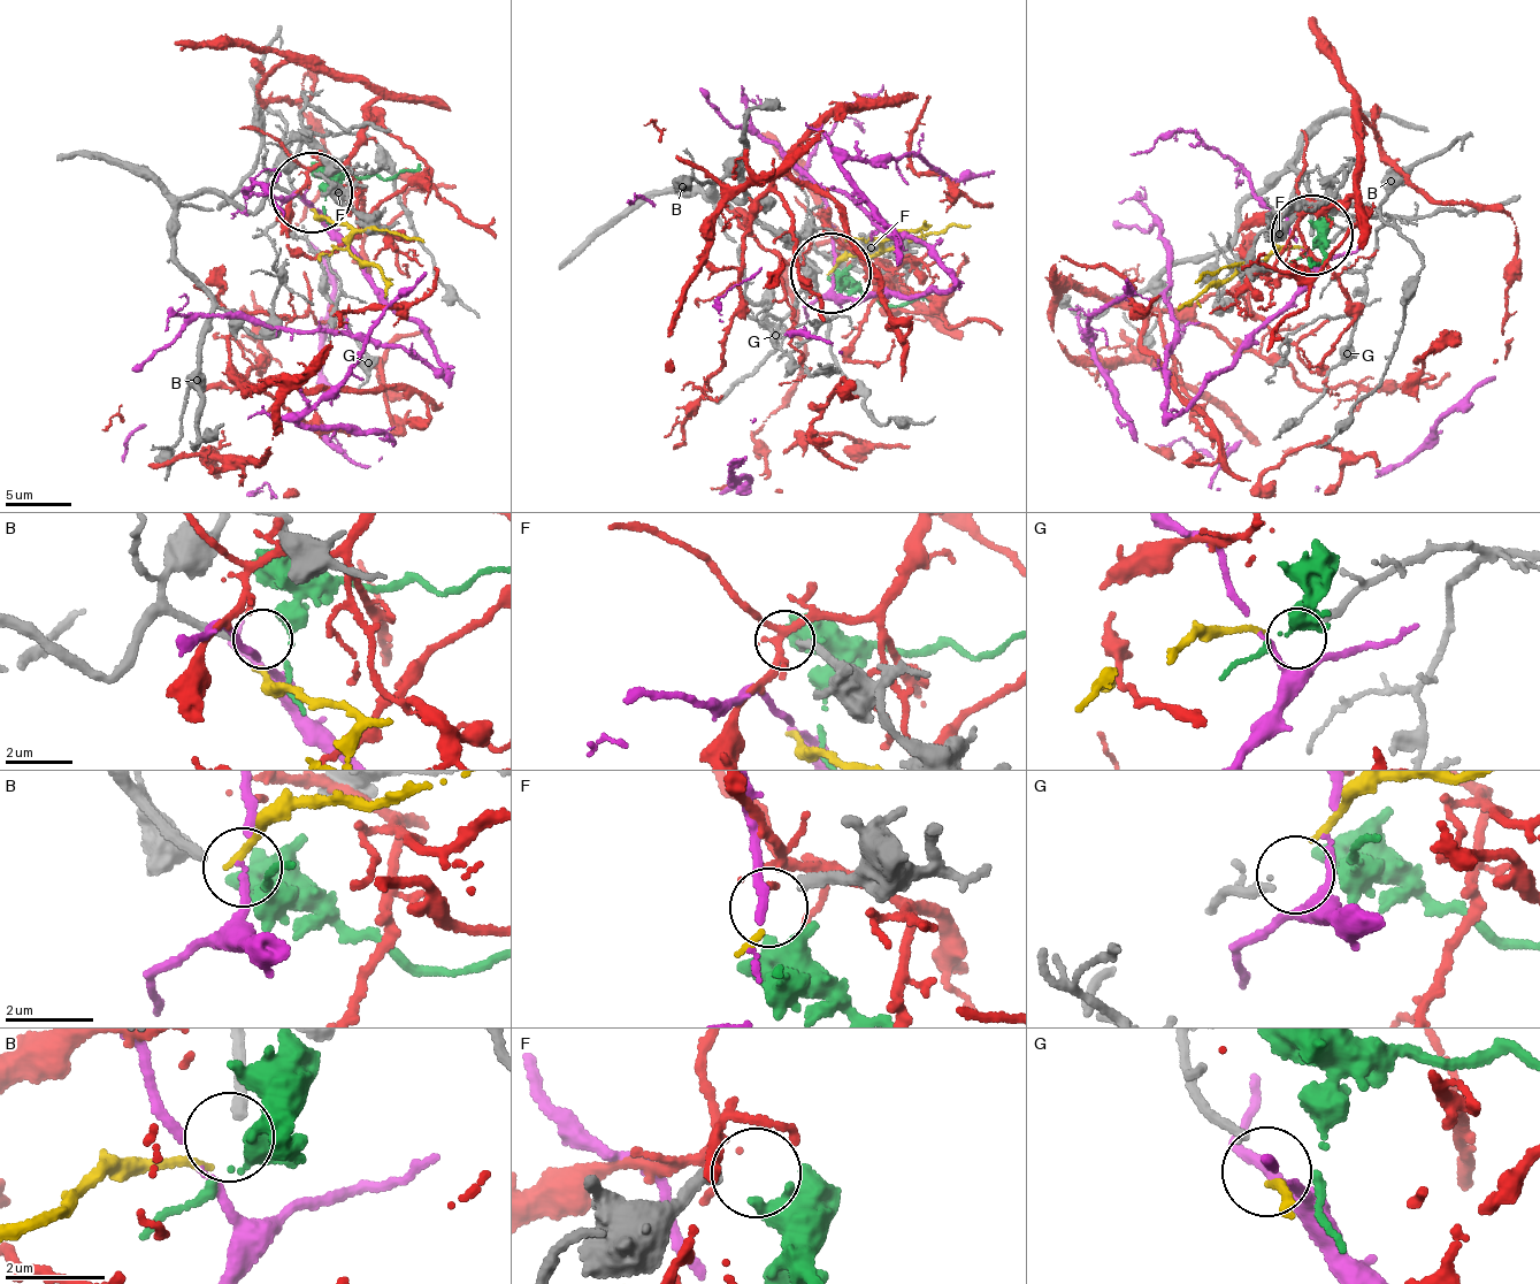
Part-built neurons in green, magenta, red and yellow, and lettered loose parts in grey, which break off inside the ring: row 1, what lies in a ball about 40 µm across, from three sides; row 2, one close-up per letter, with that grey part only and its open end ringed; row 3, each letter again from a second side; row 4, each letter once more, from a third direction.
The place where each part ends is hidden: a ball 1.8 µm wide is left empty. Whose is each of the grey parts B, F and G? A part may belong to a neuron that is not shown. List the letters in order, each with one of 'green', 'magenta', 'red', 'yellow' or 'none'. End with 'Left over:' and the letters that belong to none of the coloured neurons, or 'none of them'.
B: none
F: green
G: yellow
Left over: B

